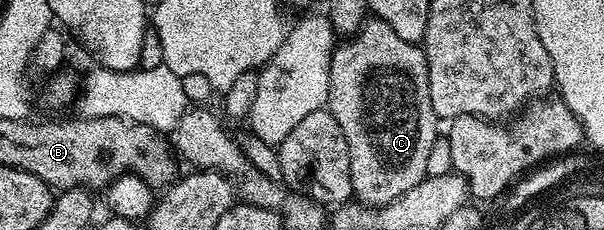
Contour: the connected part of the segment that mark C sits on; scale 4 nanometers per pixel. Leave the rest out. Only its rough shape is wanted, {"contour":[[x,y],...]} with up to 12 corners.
{"contour":[[387,23],[332,51],[357,202],[428,176],[428,60]]}

